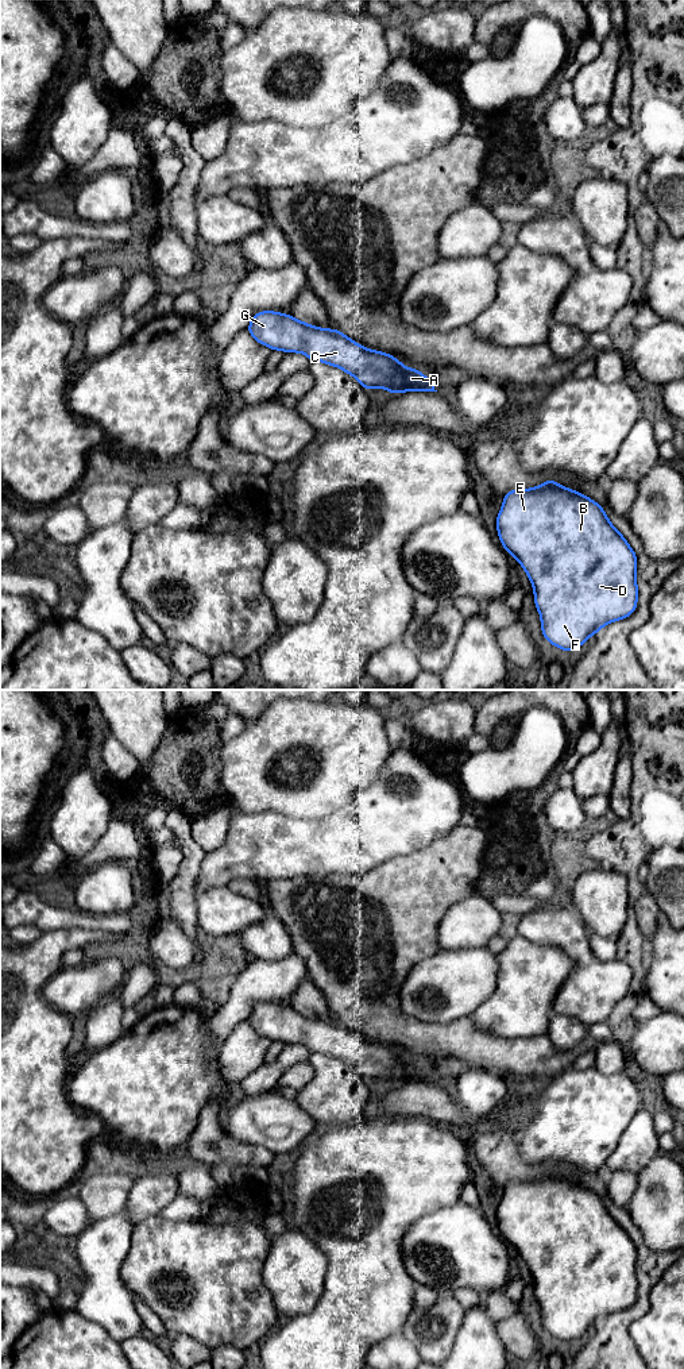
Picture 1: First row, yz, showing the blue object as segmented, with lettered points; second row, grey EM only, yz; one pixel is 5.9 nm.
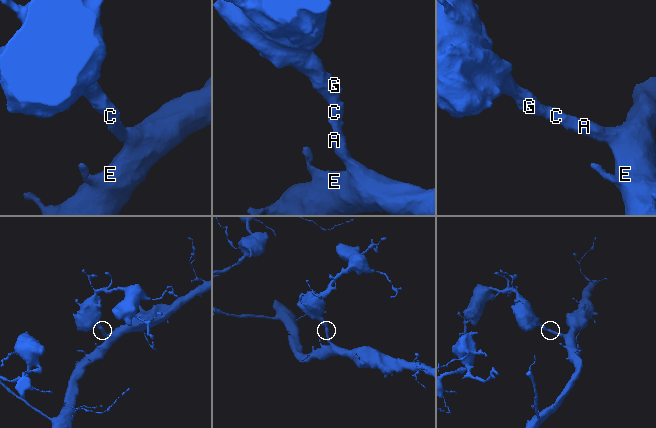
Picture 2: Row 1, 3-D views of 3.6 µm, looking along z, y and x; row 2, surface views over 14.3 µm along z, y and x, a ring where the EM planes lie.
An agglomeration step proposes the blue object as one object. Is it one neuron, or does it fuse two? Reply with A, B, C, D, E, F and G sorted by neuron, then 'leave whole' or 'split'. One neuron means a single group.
groups A B C D E F G; leave whole

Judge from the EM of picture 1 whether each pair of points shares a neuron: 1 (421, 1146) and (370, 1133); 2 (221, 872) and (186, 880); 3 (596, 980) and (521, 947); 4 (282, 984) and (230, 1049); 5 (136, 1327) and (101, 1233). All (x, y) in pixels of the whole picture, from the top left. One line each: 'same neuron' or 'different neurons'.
1: same neuron
2: different neurons
3: different neurons
4: different neurons
5: same neuron

